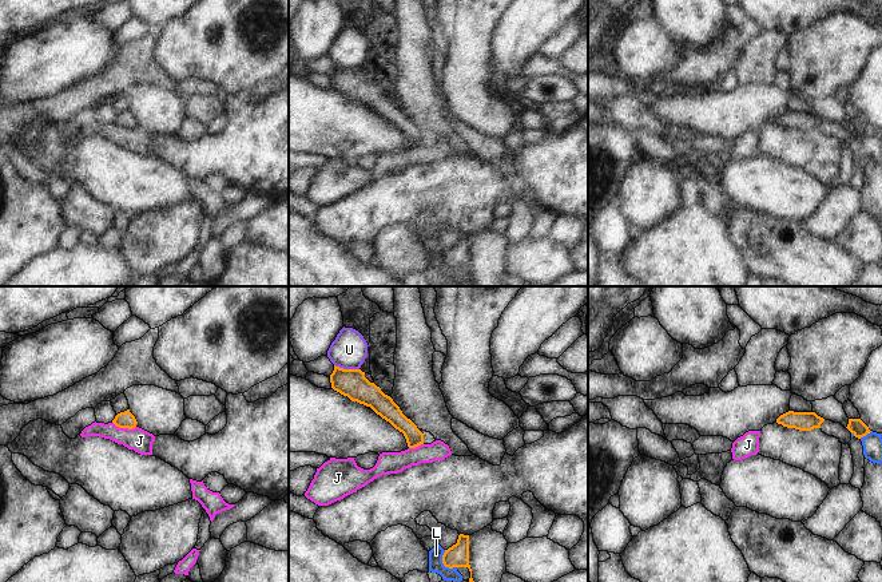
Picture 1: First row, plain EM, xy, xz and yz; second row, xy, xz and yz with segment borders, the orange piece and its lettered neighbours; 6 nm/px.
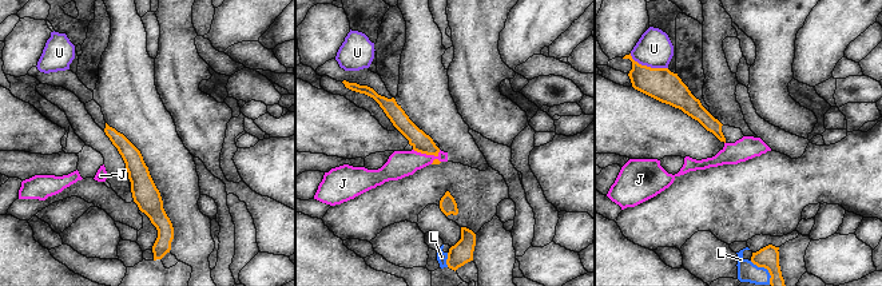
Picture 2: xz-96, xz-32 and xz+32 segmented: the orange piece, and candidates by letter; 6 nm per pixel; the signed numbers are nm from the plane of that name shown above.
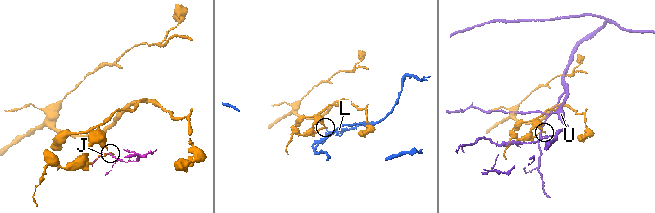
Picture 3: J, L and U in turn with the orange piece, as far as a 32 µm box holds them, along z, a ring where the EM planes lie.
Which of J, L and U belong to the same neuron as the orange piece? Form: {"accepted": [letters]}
{"accepted": []}

